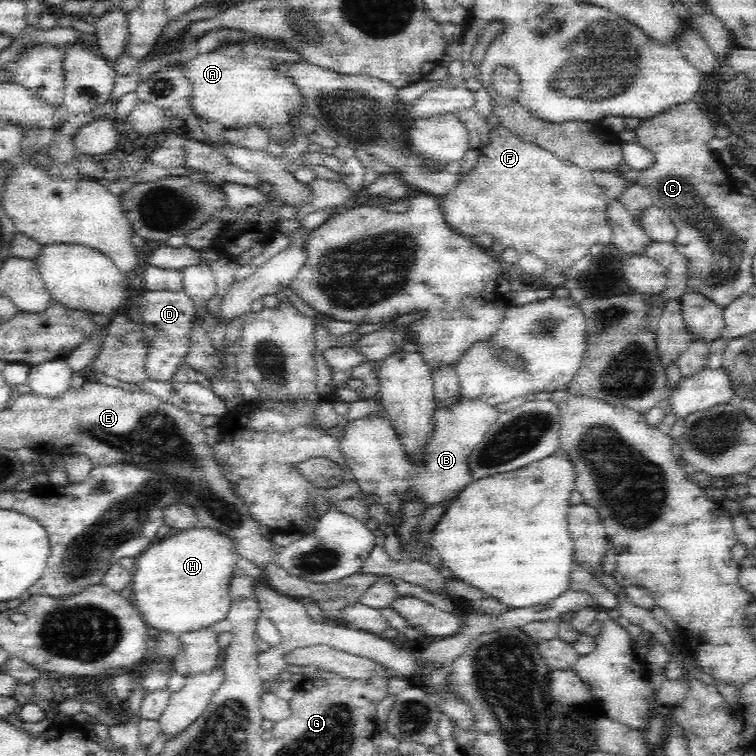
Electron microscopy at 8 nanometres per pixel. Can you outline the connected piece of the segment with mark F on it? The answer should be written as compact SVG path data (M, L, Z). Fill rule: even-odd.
M491 121L488 144L478 150L478 162L474 169L468 174L462 175L460 182L456 185L456 188L440 199L442 211L444 211L447 224L449 224L452 229L476 241L480 234L490 234L493 241L496 240L496 242L498 242L499 240L504 249L511 247L516 250L520 256L522 256L522 254L526 254L526 252L534 252L536 256L540 256L540 258L544 260L547 267L557 268L563 273L569 268L572 268L572 266L574 266L580 258L584 258L584 256L590 252L590 247L593 244L607 245L608 243L611 243L613 234L607 215L609 198L606 194L604 194L602 187L598 186L598 183L594 182L594 179L592 179L592 173L590 173L589 170L576 166L571 162L564 162L559 158L556 158L555 154L552 154L549 150L544 150L544 148L538 146L537 144L524 142L520 137L512 134L512 131L509 131L506 127L498 124L496 121Z

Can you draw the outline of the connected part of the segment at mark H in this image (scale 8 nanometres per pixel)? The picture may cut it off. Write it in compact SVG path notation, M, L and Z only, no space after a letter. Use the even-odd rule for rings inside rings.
M207 526L173 531L136 558L130 599L148 627L186 634L226 619L231 606L229 586L239 555L232 539Z

